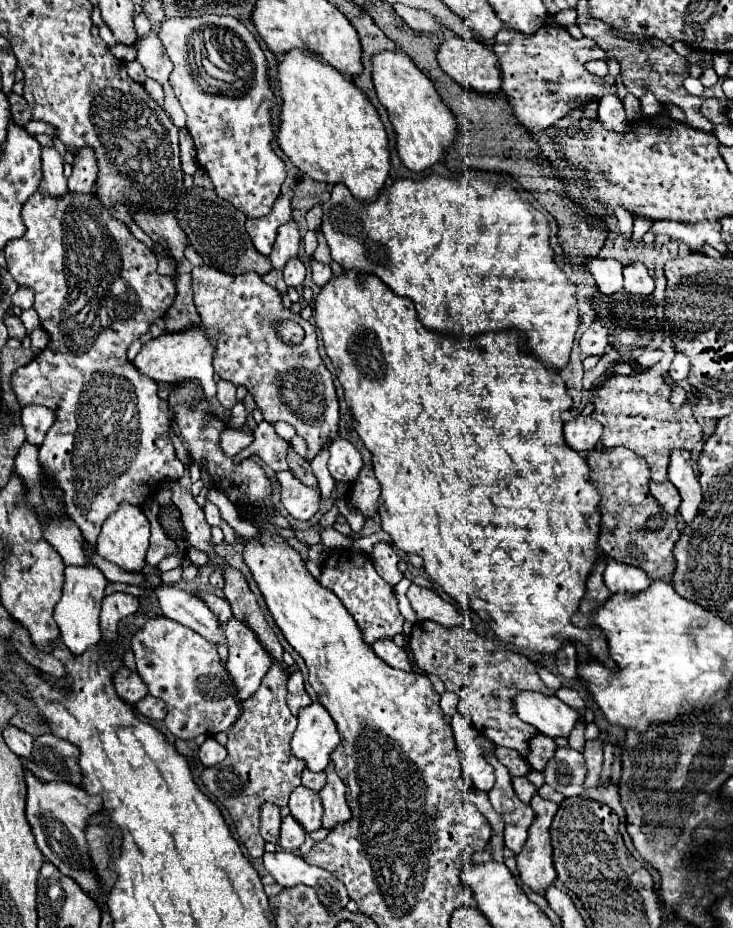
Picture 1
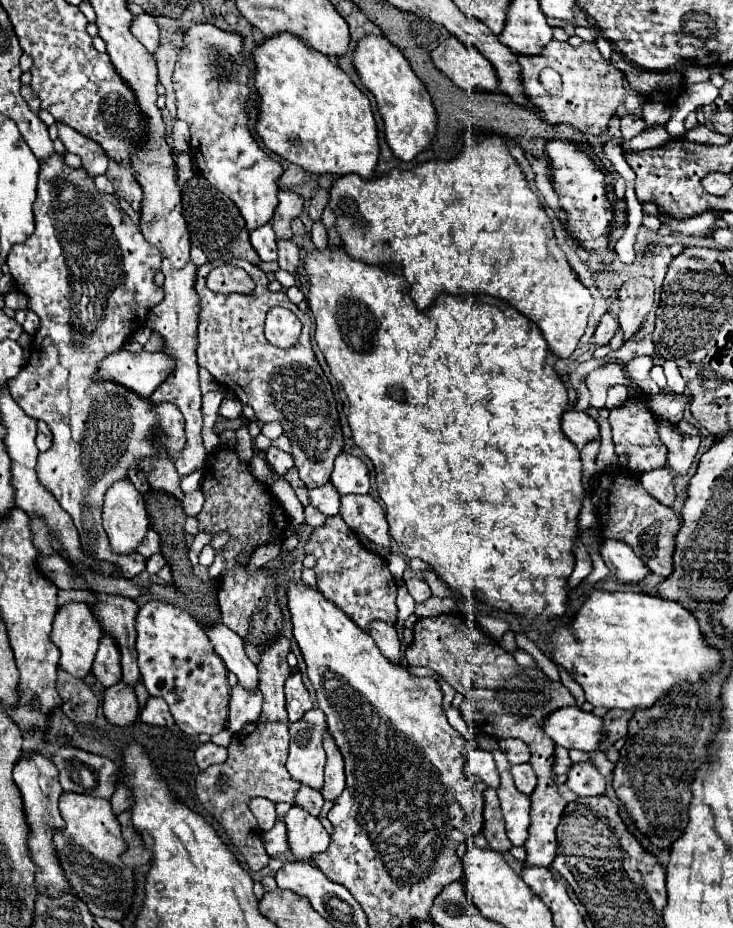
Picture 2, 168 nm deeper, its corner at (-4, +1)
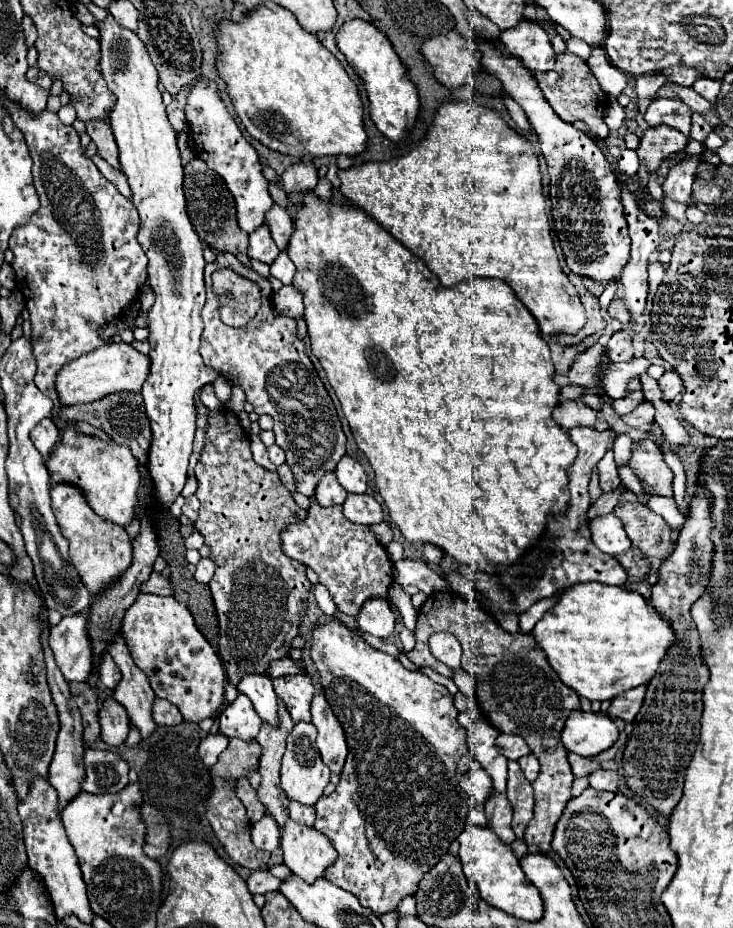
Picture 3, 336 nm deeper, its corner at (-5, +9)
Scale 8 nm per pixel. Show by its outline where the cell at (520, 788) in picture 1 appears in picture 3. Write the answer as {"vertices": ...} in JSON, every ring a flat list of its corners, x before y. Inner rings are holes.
{"vertices":[[526,755,526,757,524,757,524,759,520,759,518,763,520,763,520,767,522,767,522,771,524,771,526,779,532,783,532,781,538,777,538,769,540,769,538,759,536,759,534,755]]}

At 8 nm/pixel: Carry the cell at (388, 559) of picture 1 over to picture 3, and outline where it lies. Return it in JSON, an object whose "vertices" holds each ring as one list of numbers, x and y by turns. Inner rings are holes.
{"vertices":[[350,493,344,503,344,515,352,523,364,525,374,525,384,519,382,507,372,495,354,495,354,493]]}

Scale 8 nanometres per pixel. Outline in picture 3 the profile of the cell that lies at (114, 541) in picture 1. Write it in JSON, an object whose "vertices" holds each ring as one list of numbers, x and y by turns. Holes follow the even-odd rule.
{"vertices":[[68,423,66,429,60,431,60,441,58,445,52,449,52,455,46,461,46,469,50,473,50,485,58,485,58,483,68,483,78,487,84,497,88,499,88,505,104,519,116,523,116,525,128,525,134,517,134,509,136,509,136,491,140,485,140,473,138,473,138,461,134,459,134,455,128,451,128,447,118,445,118,443,106,443,104,439,100,439,98,435,86,435,80,433,74,423]]}

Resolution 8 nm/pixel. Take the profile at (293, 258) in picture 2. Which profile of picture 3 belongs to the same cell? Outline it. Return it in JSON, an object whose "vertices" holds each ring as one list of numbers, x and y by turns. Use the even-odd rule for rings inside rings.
{"vertices":[[274,203,272,209,266,211,266,225,270,227,272,239,278,245,278,249,284,251,284,247,288,245,288,239,292,235,292,219,290,219,288,211]]}

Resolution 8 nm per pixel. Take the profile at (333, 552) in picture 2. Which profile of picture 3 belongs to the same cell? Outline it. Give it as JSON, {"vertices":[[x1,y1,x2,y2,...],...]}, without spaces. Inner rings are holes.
{"vertices":[[312,503,308,519,288,525,280,531,282,551,306,563,316,571,320,583,330,591,336,607,346,615,358,615,362,603,370,597,386,597,388,585,392,585,392,561,386,549,376,541,368,525,356,525,348,521,340,505,322,507]]}

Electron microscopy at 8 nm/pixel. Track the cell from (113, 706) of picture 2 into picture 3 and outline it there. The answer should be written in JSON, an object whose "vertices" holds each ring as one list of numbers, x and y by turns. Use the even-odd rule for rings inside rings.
{"vertices":[[112,697,102,703,102,709,98,713,98,721,100,721,100,739,106,745,118,747,126,741,128,731,130,731,128,715,126,715,124,707,120,707]]}

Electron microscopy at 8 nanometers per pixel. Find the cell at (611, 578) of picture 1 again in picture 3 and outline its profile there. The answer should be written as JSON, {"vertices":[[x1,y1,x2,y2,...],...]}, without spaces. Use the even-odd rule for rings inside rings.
{"vertices":[[614,513,592,519,588,527,592,533,592,541,604,553,610,553,610,555,612,553,624,553,626,549,632,547,630,539,622,527,622,521]]}

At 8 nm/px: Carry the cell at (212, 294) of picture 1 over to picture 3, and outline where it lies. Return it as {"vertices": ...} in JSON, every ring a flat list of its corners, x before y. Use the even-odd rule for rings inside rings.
{"vertices":[[220,253,216,263,208,263,204,281,206,305,202,309,204,331,200,337,200,355,204,363,226,377,232,385,240,385,256,413,266,413,274,419,272,431,276,435,276,445,286,451,286,463,294,473,296,491,306,497,314,497,314,489,322,475,334,471,336,463,346,453,346,435,336,417,334,403,306,355,304,343,296,337,296,321,282,317,272,307,270,281,262,279,252,269,246,269,234,255],[220,269,232,269,262,289,262,307,256,317,240,329,228,327,220,321,218,297,212,291,212,273]]}

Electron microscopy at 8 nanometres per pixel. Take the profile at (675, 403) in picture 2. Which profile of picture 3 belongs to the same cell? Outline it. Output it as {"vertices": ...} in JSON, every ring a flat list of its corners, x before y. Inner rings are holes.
{"vertices":[[632,393,630,397,624,397,624,399,618,399,618,401,612,401,612,409,614,409,614,413,624,415,624,413,630,413,640,401,644,401,642,393]]}

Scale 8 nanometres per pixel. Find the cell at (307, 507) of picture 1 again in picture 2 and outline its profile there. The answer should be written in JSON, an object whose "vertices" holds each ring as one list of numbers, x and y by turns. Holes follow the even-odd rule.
{"vertices":[[331,483,309,491,309,501,325,515,339,515,339,493]]}

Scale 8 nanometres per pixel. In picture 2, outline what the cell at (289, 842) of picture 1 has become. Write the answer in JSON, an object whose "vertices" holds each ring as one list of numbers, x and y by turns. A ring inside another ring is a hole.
{"vertices":[[277,821,275,827,267,833,263,833,263,843,265,843,265,849,271,857,277,857,285,851,289,851,289,843,287,843,287,827,283,821]]}

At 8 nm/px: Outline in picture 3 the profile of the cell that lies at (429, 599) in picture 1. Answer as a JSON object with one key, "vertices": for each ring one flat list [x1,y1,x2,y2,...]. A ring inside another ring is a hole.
{"vertices":[[402,559,394,563,394,581,402,587,416,585,426,595,432,595,432,591,446,591,450,589,444,577,436,575,422,559]]}

